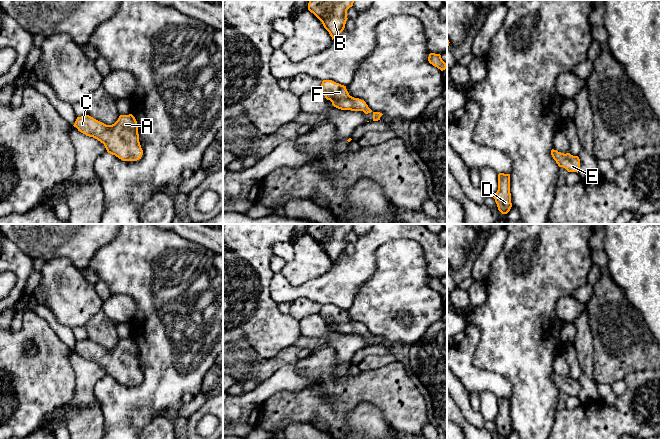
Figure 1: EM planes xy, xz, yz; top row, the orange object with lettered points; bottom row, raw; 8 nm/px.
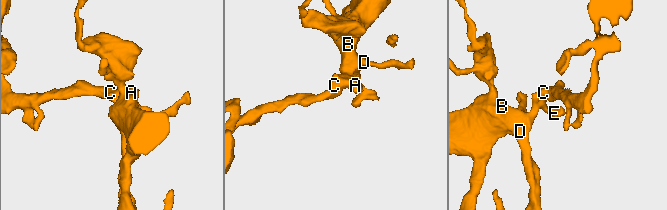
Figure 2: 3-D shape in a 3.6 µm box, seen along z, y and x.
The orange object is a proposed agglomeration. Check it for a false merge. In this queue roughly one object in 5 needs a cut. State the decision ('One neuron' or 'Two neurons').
One neuron

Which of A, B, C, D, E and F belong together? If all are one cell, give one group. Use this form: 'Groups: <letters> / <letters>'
Groups: A B C D E F

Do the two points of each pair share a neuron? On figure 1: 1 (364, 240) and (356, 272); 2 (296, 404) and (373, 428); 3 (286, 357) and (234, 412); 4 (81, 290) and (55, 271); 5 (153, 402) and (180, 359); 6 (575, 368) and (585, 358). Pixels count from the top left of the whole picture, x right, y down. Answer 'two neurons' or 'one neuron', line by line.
1: one neuron
2: two neurons
3: two neurons
4: one neuron
5: one neuron
6: two neurons

